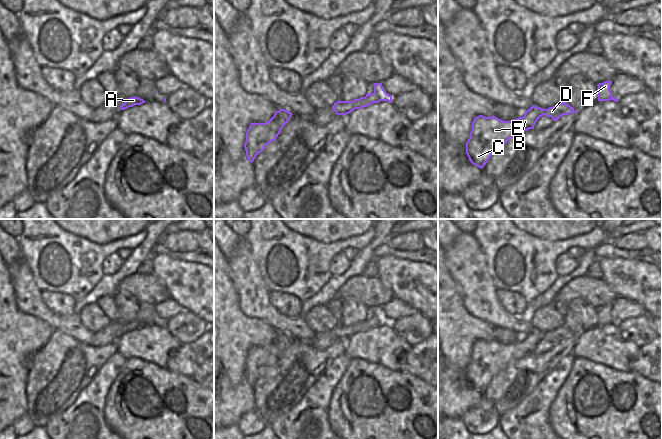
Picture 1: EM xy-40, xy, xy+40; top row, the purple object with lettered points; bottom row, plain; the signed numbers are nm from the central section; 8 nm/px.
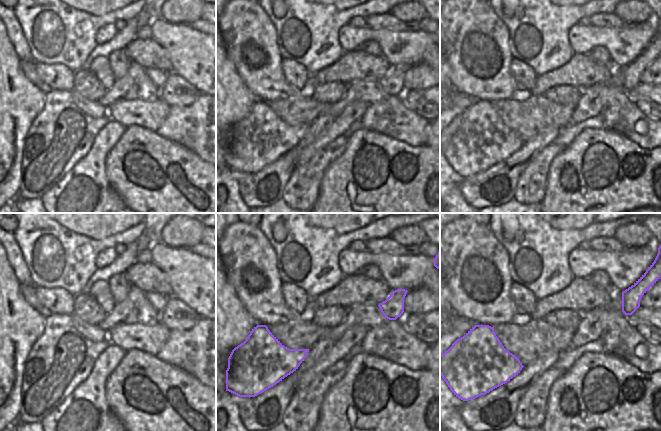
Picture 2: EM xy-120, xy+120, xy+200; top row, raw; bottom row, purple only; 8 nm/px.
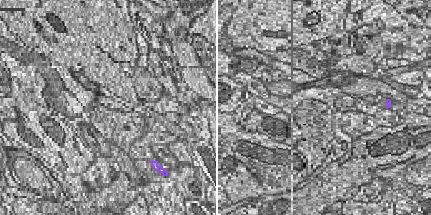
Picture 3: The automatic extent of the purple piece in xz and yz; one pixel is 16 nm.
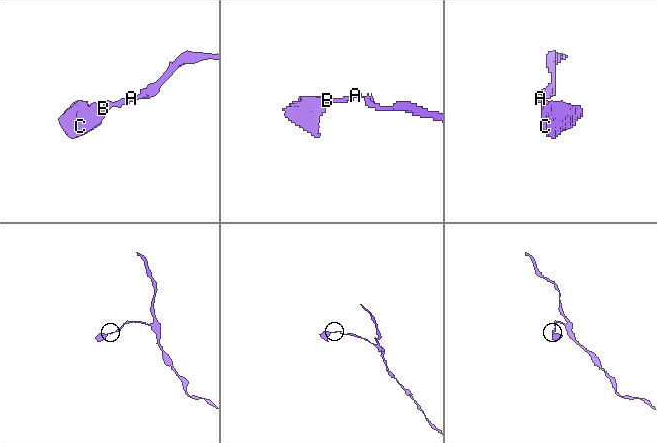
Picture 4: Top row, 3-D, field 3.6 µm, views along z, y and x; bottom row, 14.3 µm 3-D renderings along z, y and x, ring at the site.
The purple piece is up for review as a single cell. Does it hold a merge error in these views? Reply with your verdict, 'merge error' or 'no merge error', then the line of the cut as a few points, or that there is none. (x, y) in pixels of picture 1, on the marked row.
no merge error; no cut

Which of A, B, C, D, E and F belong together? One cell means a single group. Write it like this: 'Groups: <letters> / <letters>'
Groups: A B C D E F

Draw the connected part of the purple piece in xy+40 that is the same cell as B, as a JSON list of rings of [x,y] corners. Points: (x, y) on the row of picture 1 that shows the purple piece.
[[[563,101],[547,109],[533,105],[523,117],[511,121],[503,121],[494,115],[491,117],[479,115],[472,122],[470,138],[466,142],[466,154],[473,165],[482,169],[495,151],[509,139],[534,129],[536,122],[543,115],[557,121],[563,115],[571,113],[577,111]]]

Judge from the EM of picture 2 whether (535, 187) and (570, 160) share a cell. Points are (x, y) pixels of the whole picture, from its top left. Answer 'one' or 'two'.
two

